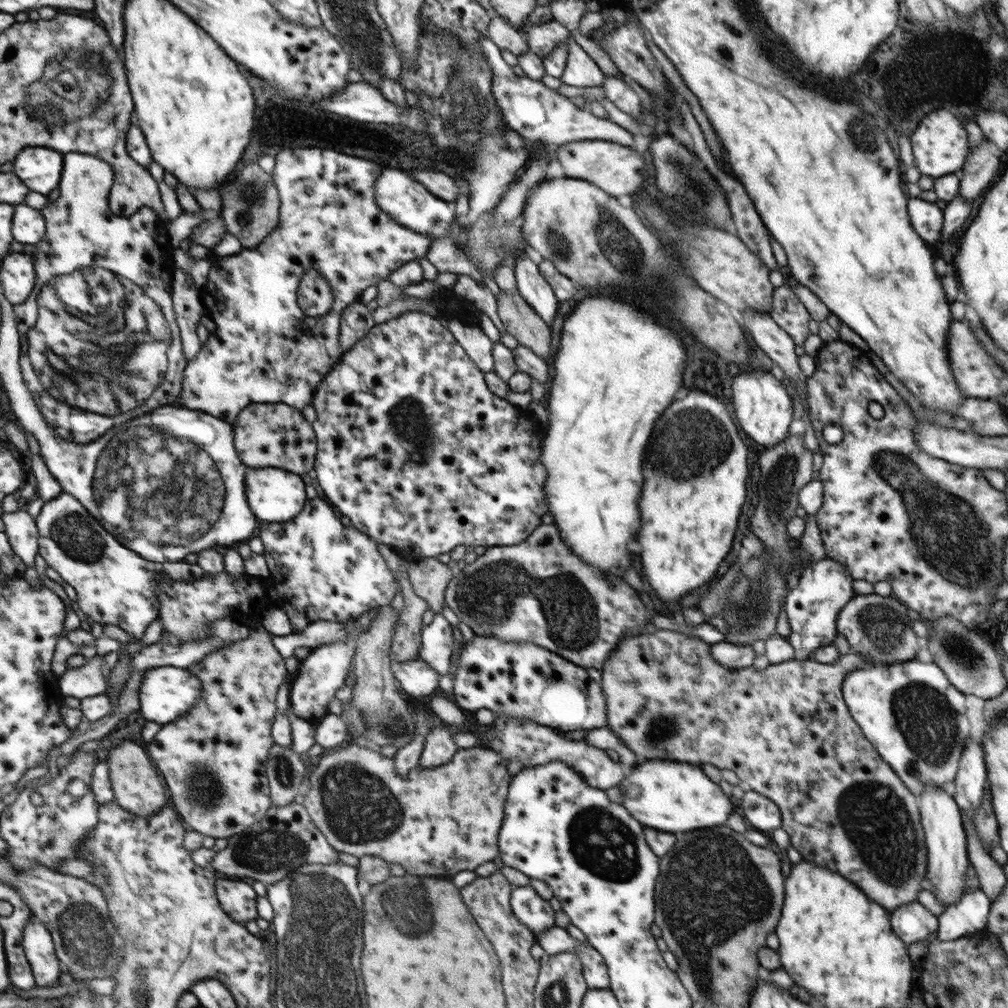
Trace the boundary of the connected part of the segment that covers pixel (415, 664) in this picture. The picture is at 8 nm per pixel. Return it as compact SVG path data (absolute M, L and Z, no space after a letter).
M420 658L408 662L392 660L391 671L400 688L410 696L424 697L438 688L440 675Z

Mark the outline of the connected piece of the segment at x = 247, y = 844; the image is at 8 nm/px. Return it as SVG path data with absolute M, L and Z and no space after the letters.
M303 804L274 806L261 822L228 839L228 847L216 853L210 869L218 870L228 877L239 880L260 881L272 885L305 864L334 864L340 862L338 852L333 850L322 833L312 822Z

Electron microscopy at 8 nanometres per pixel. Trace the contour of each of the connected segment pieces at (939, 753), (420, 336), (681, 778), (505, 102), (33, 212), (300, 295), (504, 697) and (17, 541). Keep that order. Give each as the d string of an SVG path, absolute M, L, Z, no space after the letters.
M918 659L887 665L869 663L847 672L841 691L852 718L864 736L876 747L878 754L892 767L912 794L918 798L926 785L951 788L970 725L966 718L965 694L952 686L936 663L924 663Z
M406 311L384 323L375 324L364 338L344 353L329 374L316 386L312 406L317 418L311 424L317 438L315 456L316 480L328 502L351 520L354 528L375 541L401 548L412 556L438 557L455 546L514 546L532 534L542 524L542 516L549 513L545 490L546 470L538 464L536 450L541 446L540 434L534 430L529 416L519 407L494 395L487 387L485 373L454 339L443 320L425 312Z
M646 760L638 764L636 768L630 768L630 774L619 784L622 791L621 805L644 826L662 830L662 832L688 832L694 828L706 828L706 826L722 826L728 822L730 812L735 811L735 800L722 792L718 784L714 784L700 768L684 762L668 762L668 760Z
M489 35L480 37L481 50L487 56L493 68L493 95L497 100L505 125L508 125L516 134L530 138L530 140L540 140L546 144L566 144L574 140L600 140L614 142L636 151L634 136L619 124L610 119L596 117L589 110L589 107L580 109L572 103L570 98L566 98L558 91L550 89L542 81L532 80L526 76L517 76L512 71L512 66L508 65L500 49Z
M24 203L15 207L12 231L14 240L22 244L36 244L47 233L42 213Z
M309 268L297 288L297 303L311 317L326 314L333 303L329 280L317 270Z
M478 636L464 646L457 646L457 669L454 675L454 700L466 712L488 708L498 716L524 717L542 726L564 733L573 730L607 726L607 706L601 683L590 678L587 669L578 666L550 650L531 642L500 642L497 638Z
M18 510L2 513L5 533L9 538L12 550L23 560L27 567L35 567L34 556L38 553L38 531L35 519L28 511Z

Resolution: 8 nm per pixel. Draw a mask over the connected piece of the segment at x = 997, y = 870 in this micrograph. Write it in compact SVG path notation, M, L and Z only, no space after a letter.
M963 818L963 826L967 834L966 839L968 839L969 862L976 869L979 888L988 895L992 903L997 896L1000 896L1000 891L1006 885L1007 878L1004 869L988 854L985 848L982 848L976 831L966 818Z

